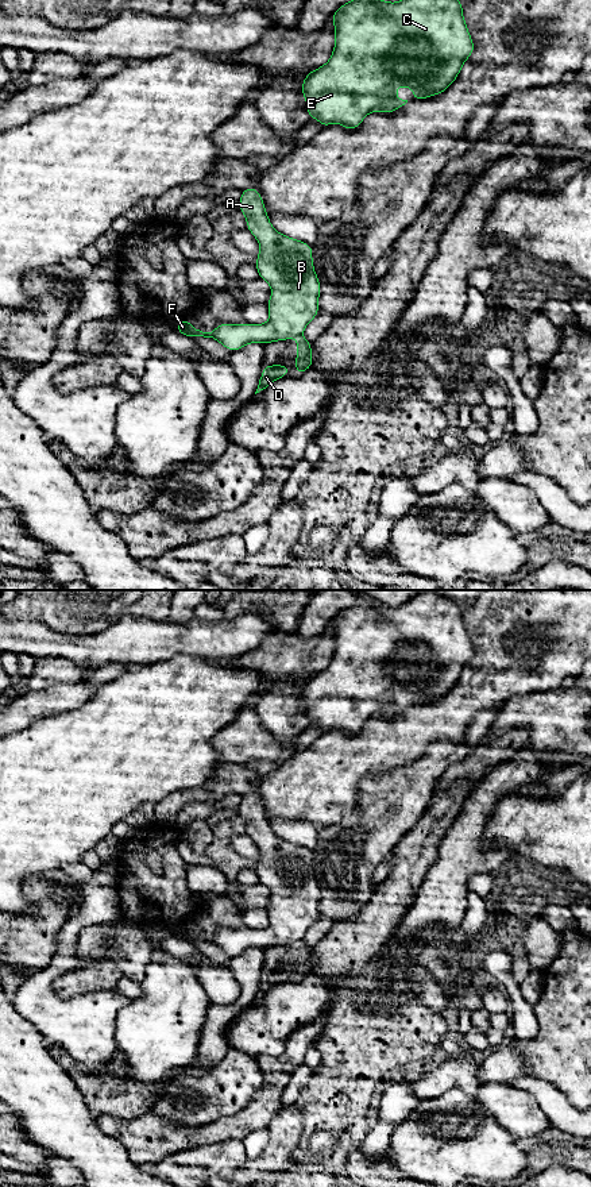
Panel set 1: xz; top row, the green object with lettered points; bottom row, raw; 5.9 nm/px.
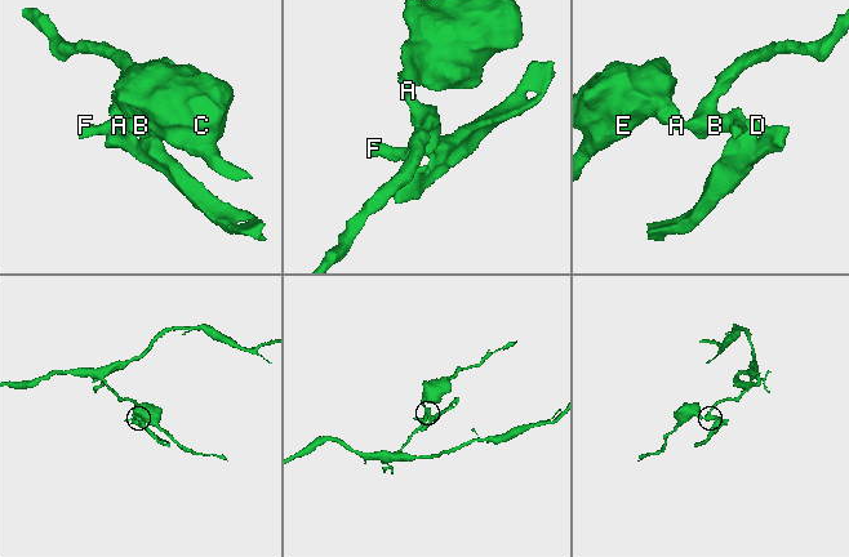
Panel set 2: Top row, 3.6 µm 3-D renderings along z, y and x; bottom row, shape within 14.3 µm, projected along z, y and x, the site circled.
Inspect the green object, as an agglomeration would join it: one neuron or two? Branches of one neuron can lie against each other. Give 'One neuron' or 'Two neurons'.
Two neurons

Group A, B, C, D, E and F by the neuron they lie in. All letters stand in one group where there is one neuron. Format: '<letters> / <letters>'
A B C E F / D

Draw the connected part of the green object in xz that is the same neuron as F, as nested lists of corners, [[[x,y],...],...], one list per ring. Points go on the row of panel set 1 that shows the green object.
[[[250,186],[242,192],[239,209],[246,216],[247,230],[260,246],[255,266],[259,278],[271,286],[266,305],[270,320],[264,324],[221,323],[212,332],[202,332],[182,317],[174,329],[192,339],[212,338],[231,352],[250,343],[267,344],[302,335],[306,325],[320,313],[321,293],[312,246],[289,238],[271,226],[256,188]]]

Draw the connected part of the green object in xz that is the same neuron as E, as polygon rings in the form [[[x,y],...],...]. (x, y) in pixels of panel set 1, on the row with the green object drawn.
[[[351,0],[331,19],[335,26],[331,58],[308,73],[301,85],[309,117],[324,128],[336,123],[354,131],[371,112],[395,112],[407,103],[395,96],[401,86],[413,89],[413,100],[441,95],[475,50],[460,0]]]

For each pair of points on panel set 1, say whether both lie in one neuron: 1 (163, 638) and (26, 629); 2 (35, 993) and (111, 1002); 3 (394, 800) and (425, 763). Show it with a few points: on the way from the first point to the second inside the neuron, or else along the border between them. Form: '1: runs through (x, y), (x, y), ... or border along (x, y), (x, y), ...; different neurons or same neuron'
1: runs through (130, 642), (107, 647), (60, 646); same neuron
2: runs through (54, 1008), (92, 1008); same neuron
3: runs through (404, 790), (421, 773); same neuron

